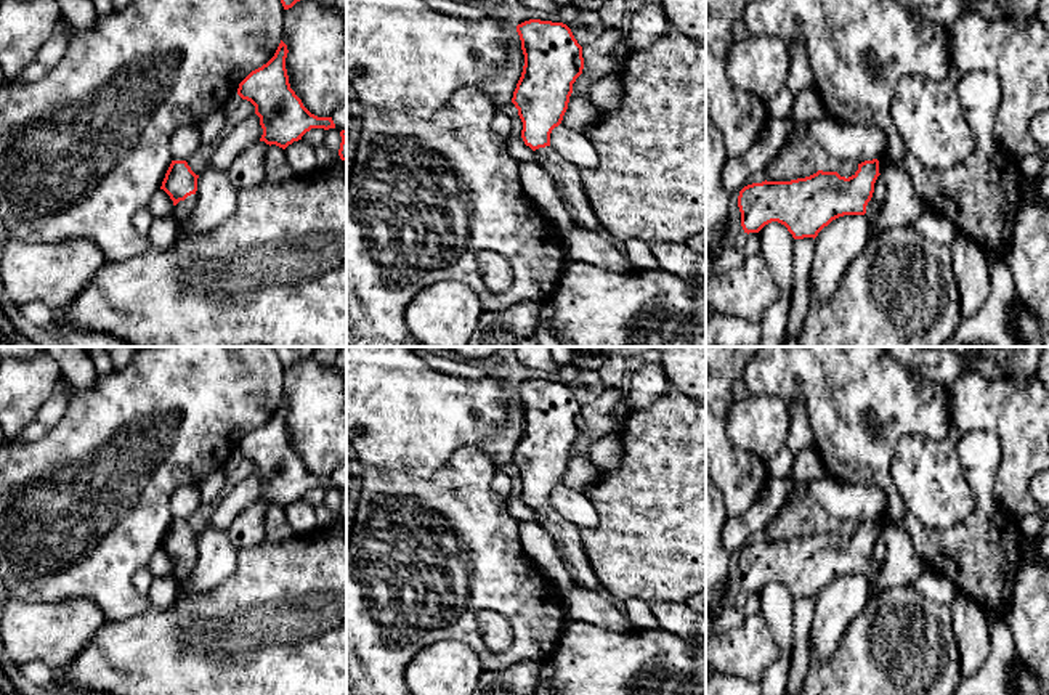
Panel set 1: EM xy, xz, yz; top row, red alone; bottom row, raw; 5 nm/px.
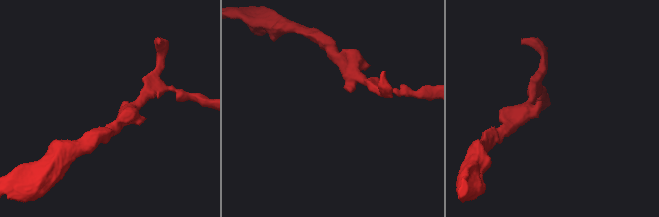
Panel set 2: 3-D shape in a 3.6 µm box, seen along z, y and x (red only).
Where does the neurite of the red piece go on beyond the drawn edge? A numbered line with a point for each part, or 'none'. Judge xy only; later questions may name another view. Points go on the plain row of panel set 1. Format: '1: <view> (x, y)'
1: xy (183, 569)

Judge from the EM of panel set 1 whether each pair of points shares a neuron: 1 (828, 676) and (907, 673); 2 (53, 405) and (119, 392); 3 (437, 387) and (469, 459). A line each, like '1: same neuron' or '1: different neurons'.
1: same neuron
2: different neurons
3: different neurons

